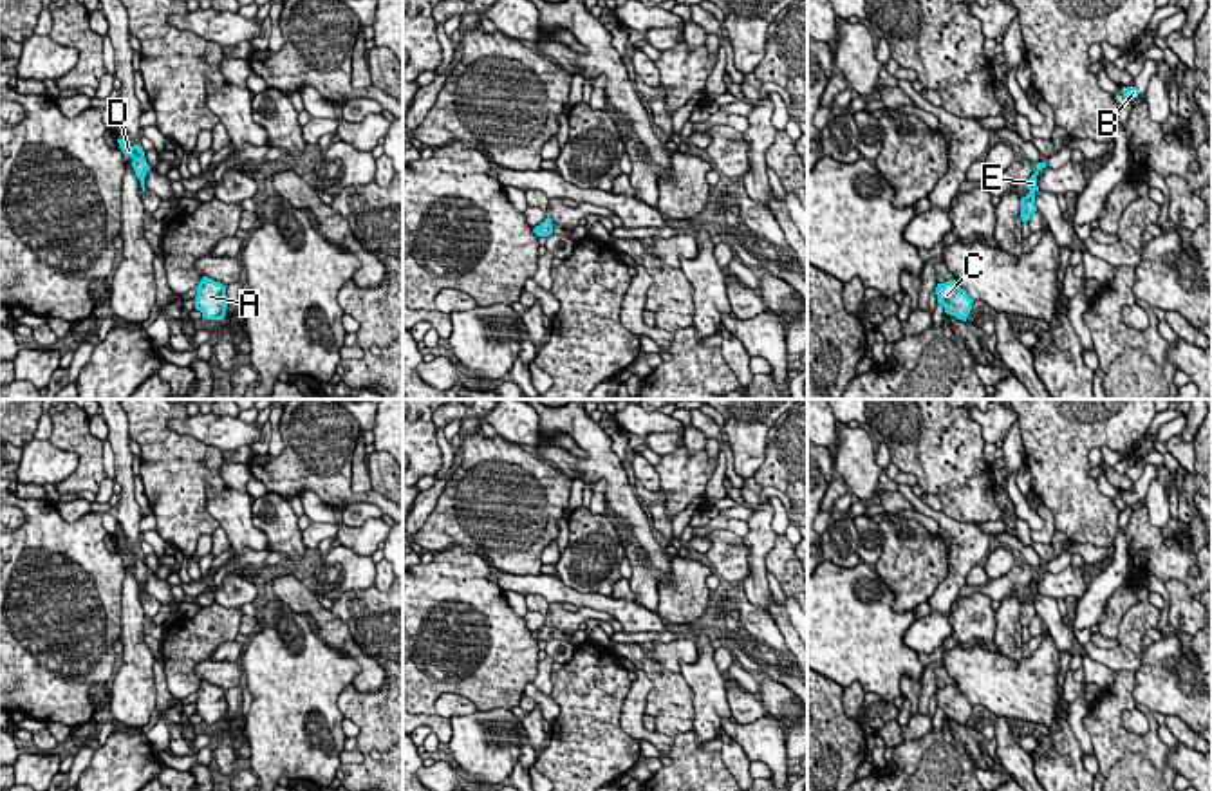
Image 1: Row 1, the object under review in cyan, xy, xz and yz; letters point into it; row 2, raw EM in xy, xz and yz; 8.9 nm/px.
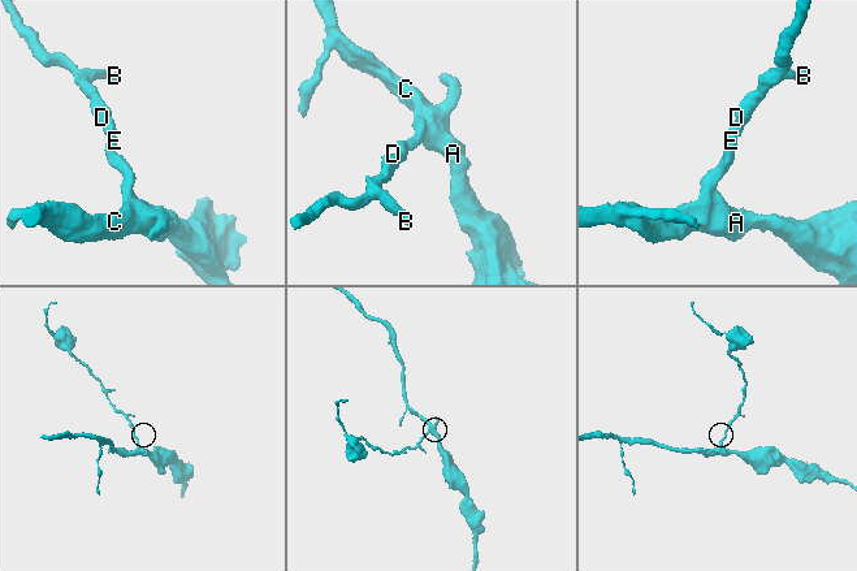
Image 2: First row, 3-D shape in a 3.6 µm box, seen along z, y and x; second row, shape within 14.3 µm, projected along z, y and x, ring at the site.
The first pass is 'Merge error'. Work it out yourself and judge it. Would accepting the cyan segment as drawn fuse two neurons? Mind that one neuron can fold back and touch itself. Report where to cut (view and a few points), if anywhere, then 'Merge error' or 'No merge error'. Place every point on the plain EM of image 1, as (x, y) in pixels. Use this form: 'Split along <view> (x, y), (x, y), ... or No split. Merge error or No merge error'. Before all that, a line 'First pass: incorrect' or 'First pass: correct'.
First pass: incorrect
No split. No merge error

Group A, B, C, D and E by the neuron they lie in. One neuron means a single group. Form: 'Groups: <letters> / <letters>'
Groups: A B C D E

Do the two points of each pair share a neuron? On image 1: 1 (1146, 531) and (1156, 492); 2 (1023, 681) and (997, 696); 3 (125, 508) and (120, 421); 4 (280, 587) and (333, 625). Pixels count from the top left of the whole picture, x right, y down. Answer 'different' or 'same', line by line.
1: different
2: same
3: same
4: same

